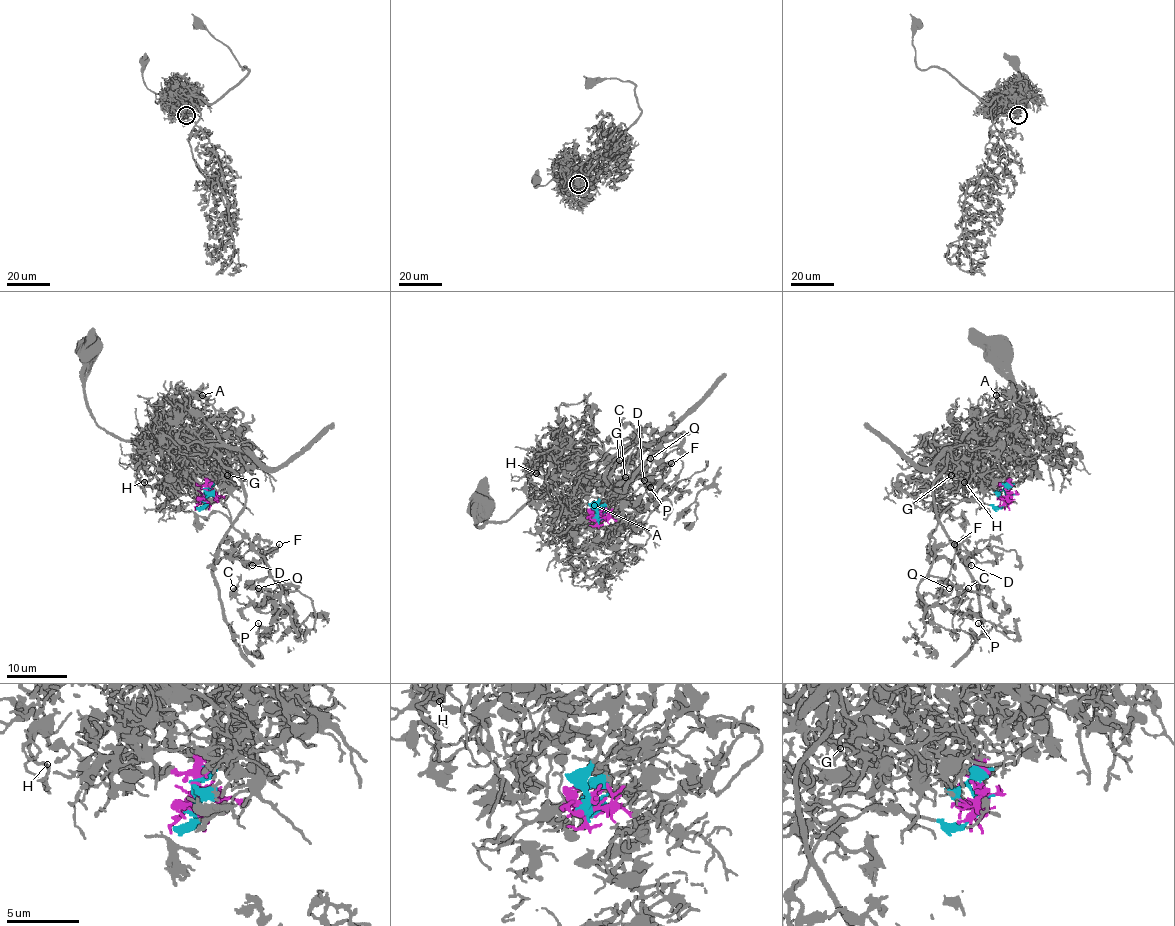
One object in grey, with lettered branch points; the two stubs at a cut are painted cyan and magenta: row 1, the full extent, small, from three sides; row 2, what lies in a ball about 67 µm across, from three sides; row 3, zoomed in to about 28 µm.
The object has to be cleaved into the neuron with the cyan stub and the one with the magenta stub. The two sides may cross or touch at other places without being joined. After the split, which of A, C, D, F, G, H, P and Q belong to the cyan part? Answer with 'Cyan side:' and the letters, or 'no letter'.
Cyan side: C, D, F, P, Q

